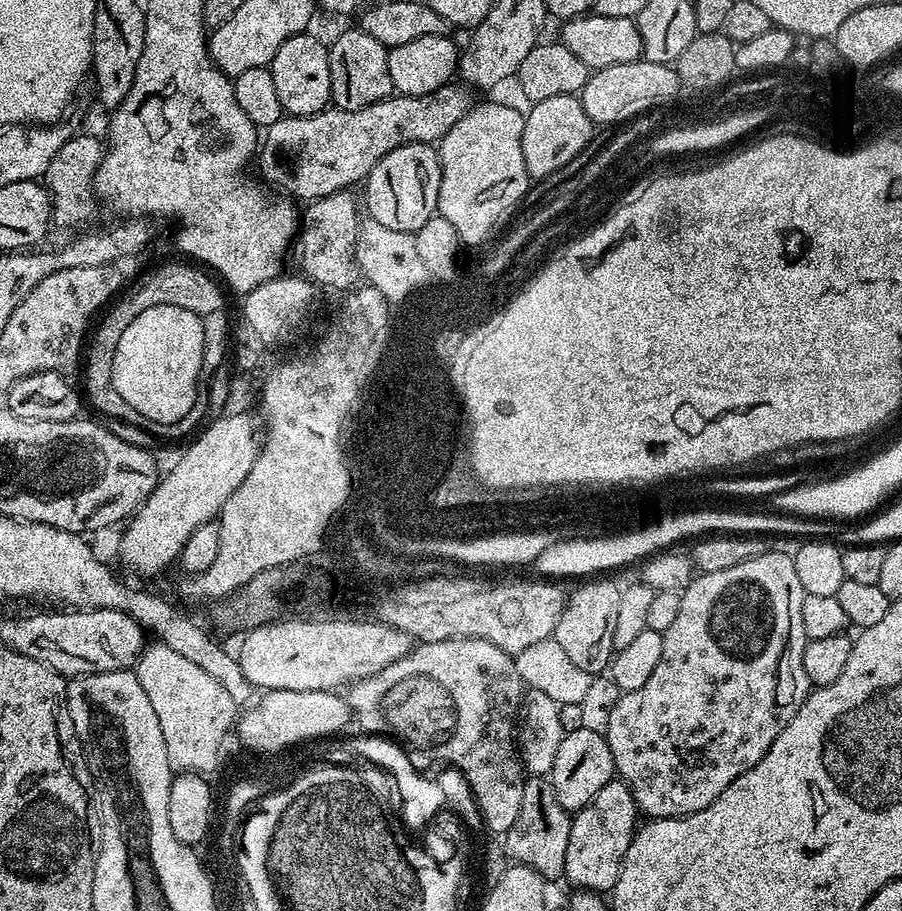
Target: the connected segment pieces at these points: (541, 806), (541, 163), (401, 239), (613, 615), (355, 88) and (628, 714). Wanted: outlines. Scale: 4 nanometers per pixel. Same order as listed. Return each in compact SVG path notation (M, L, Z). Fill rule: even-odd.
M544 778L525 779L522 790L522 810L518 810L518 819L514 821L514 826L510 826L508 832L503 833L504 848L508 851L508 860L517 864L530 866L535 872L544 877L545 881L560 880L564 875L566 866L566 846L570 843L570 826L572 816L554 798L554 790L551 783Z
M579 95L559 96L558 98L542 98L531 105L532 109L527 109L524 117L524 129L522 130L522 154L526 158L526 170L533 181L544 180L554 170L566 166L574 154L578 154L593 138L594 125L592 120L582 110L582 102Z
M371 218L365 219L360 225L360 233L356 239L356 261L360 267L361 277L371 287L377 288L392 306L402 303L406 298L408 300L430 280L426 265L418 255L415 235L390 230L390 226L382 226L382 222Z
M592 578L567 597L562 614L556 623L554 638L562 651L576 665L590 674L597 674L609 667L614 655L614 625L618 619L618 598L621 585L612 578Z
M359 26L346 29L333 44L330 44L328 61L335 107L361 108L393 95L388 49L382 46L382 42L370 38L370 34L366 34Z
M765 550L754 558L746 558L746 562L738 562L738 566L730 566L727 570L714 570L713 572L700 572L687 588L680 592L680 605L678 615L674 618L670 630L666 630L662 638L662 658L658 658L658 666L650 673L648 681L642 685L642 690L630 690L619 693L608 712L608 728L606 735L610 754L614 754L616 776L634 794L637 813L648 820L661 820L662 818L678 818L698 814L698 810L706 810L734 778L742 778L746 770L758 766L770 750L774 738L786 730L786 722L798 714L802 702L808 696L810 685L806 678L806 669L802 667L802 650L806 643L802 630L802 582L798 582L798 570L794 570L794 562L789 553L772 552Z

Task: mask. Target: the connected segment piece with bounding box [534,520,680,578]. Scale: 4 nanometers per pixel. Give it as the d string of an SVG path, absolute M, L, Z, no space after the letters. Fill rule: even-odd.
M668 520L668 524L660 524L660 528L652 528L652 532L640 532L640 536L628 536L628 540L610 540L606 534L596 534L591 538L559 540L537 556L534 568L537 568L541 572L537 573L544 578L560 578L556 576L584 576L580 578L592 578L597 574L611 573L608 572L611 568L620 568L623 564L634 563L635 560L637 562L643 561L661 550L668 550L679 544L680 541L676 538L676 532L672 532L672 520Z

